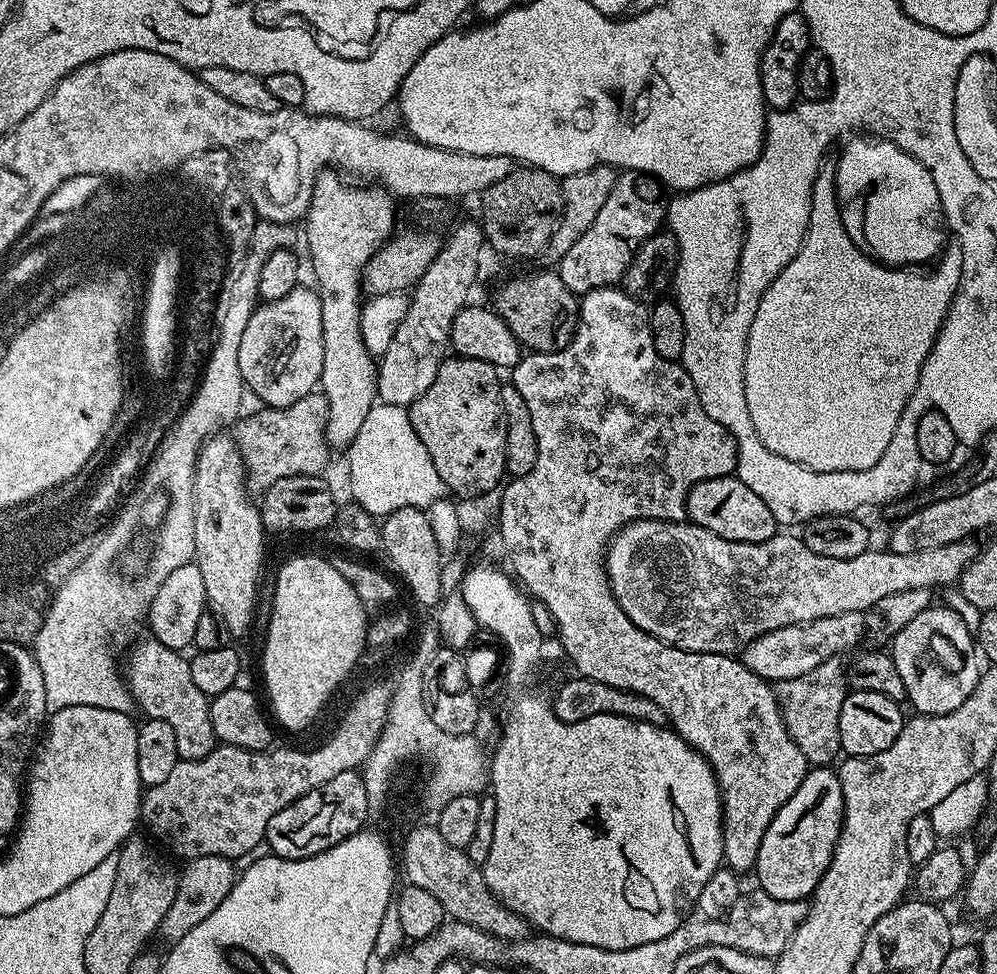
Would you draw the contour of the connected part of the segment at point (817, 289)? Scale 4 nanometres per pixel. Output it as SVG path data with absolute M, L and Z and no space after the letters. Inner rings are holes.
M827 157L820 167L820 175L816 177L816 185L812 187L812 209L808 219L808 229L804 235L802 246L798 254L774 278L774 282L762 294L762 302L758 306L758 314L754 314L754 322L750 326L748 345L746 346L746 362L744 363L744 389L746 390L746 406L750 406L750 422L754 422L754 430L758 430L758 438L774 454L782 454L782 458L790 458L790 462L798 462L802 467L815 472L857 472L858 470L870 470L878 458L882 458L882 450L890 446L890 438L894 438L894 430L898 426L898 418L902 414L907 396L912 399L910 392L920 360L923 360L924 352L928 350L929 341L936 331L940 316L944 313L944 290L957 288L961 280L962 250L955 240L949 241L937 264L934 272L925 276L923 269L910 271L872 259L863 253L863 250L850 240L846 234L846 228L842 226L842 214L835 202L835 182L839 173L839 163Z

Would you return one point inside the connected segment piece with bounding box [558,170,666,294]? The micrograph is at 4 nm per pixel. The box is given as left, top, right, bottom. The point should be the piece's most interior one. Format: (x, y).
(631, 215)

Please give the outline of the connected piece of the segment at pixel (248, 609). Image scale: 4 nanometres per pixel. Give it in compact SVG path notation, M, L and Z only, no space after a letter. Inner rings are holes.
M216 434L204 441L196 456L196 477L192 480L194 497L195 564L202 570L208 604L226 622L229 637L244 636L253 631L256 591L260 570L266 557L266 529L260 520L260 509L248 497L246 467L241 449L231 435Z

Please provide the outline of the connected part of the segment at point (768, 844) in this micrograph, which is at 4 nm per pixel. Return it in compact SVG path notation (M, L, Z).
M828 766L809 767L802 786L774 814L774 822L770 822L766 838L762 838L754 869L759 891L779 900L808 900L830 866L843 825L844 798L839 775Z

